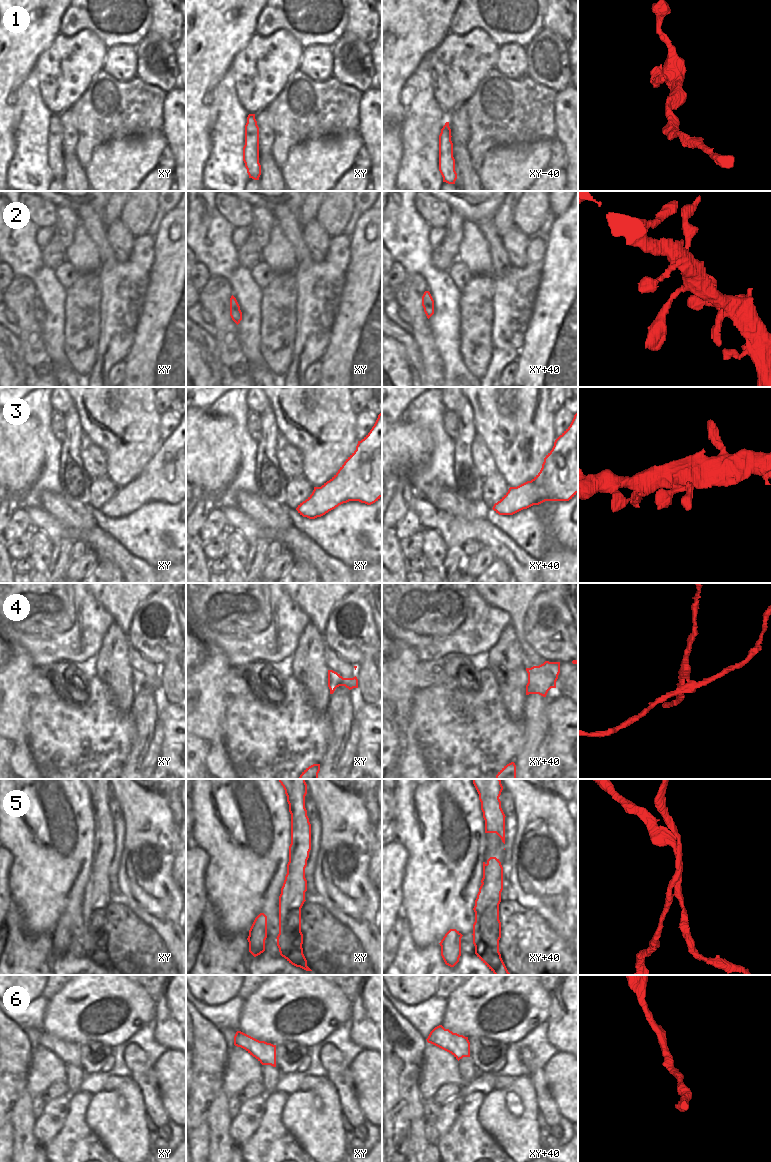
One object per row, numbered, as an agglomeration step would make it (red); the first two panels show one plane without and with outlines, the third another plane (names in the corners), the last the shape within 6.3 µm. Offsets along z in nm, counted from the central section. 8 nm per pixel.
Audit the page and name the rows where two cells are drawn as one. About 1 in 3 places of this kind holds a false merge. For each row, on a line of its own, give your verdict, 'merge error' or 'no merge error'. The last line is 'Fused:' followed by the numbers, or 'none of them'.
1: no merge error
2: no merge error
3: no merge error
4: merge error
5: merge error
6: no merge error
Fused: 4, 5

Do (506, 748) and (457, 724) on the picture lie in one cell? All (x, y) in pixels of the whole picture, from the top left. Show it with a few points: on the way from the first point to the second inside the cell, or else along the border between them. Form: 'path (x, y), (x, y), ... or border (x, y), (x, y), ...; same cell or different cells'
path (494, 739), (469, 736); same cell

